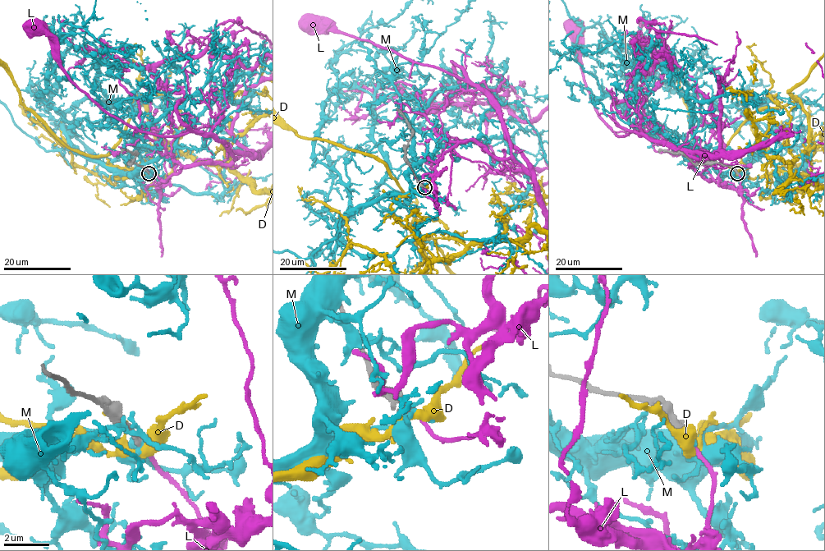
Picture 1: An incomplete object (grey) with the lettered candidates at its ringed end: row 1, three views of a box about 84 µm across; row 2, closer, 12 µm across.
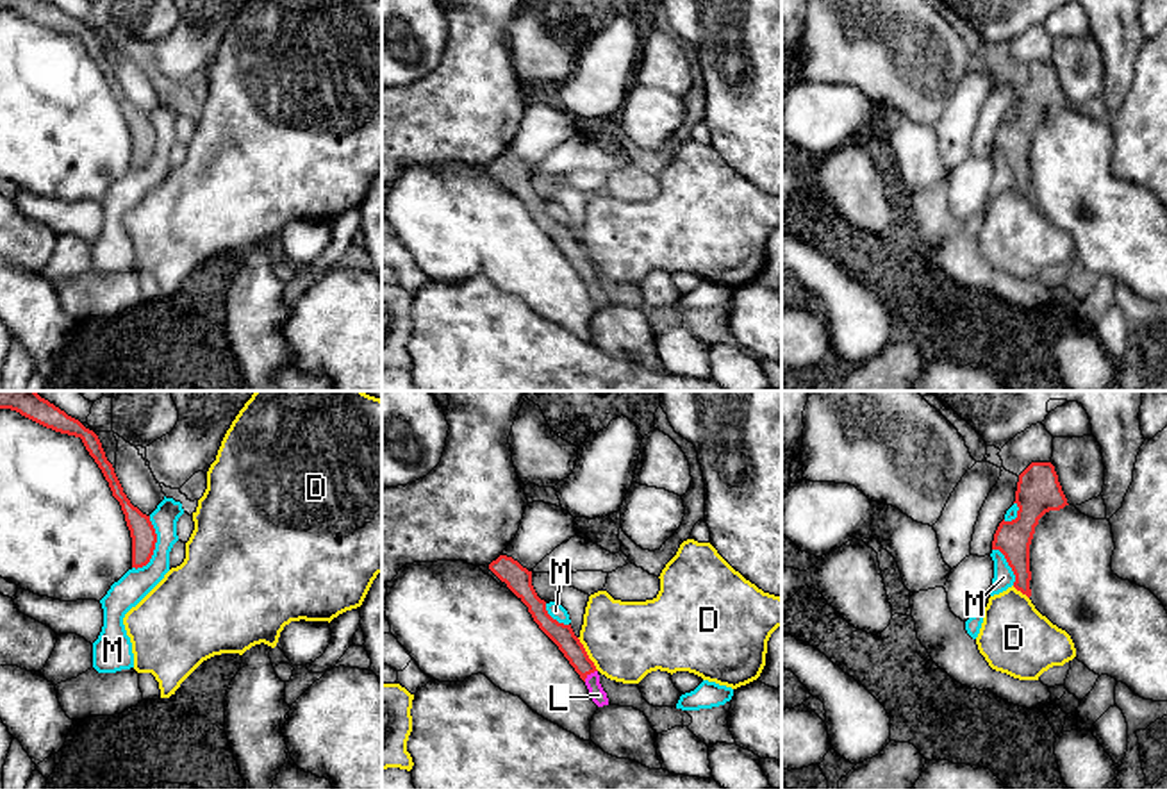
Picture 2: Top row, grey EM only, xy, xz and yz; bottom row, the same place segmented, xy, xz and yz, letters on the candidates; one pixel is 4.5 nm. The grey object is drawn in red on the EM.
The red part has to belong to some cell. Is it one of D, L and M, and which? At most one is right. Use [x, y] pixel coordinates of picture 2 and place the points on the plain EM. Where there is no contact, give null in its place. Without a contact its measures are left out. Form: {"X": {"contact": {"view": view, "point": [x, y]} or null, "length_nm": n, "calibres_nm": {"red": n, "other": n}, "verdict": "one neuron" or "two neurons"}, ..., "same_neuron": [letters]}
{"D": {"contact": {"view": "xz", "point": [586, 254]}, "length_nm": 180, "calibres_nm": {"red": 100, "other": 360}, "verdict": "two neurons"}, "L": {"contact": {"view": "xz", "point": [589, 274]}, "length_nm": 80, "calibres_nm": {"red": 100, "other": 70}, "verdict": "one neuron"}, "M": {"contact": {"view": "xy", "point": [154, 145]}, "length_nm": 260, "calibres_nm": {"red": 110, "other": 140}, "verdict": "two neurons"}, "same_neuron": ["L"]}

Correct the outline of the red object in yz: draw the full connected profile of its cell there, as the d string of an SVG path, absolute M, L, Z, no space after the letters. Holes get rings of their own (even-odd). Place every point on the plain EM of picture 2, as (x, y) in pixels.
M1031 62L1021 75L1015 91L1019 111L1012 121L1001 121L992 141L1015 175L1014 187L1031 196L1030 145L1039 120L1049 111L1060 111L1067 98L1051 62Z

